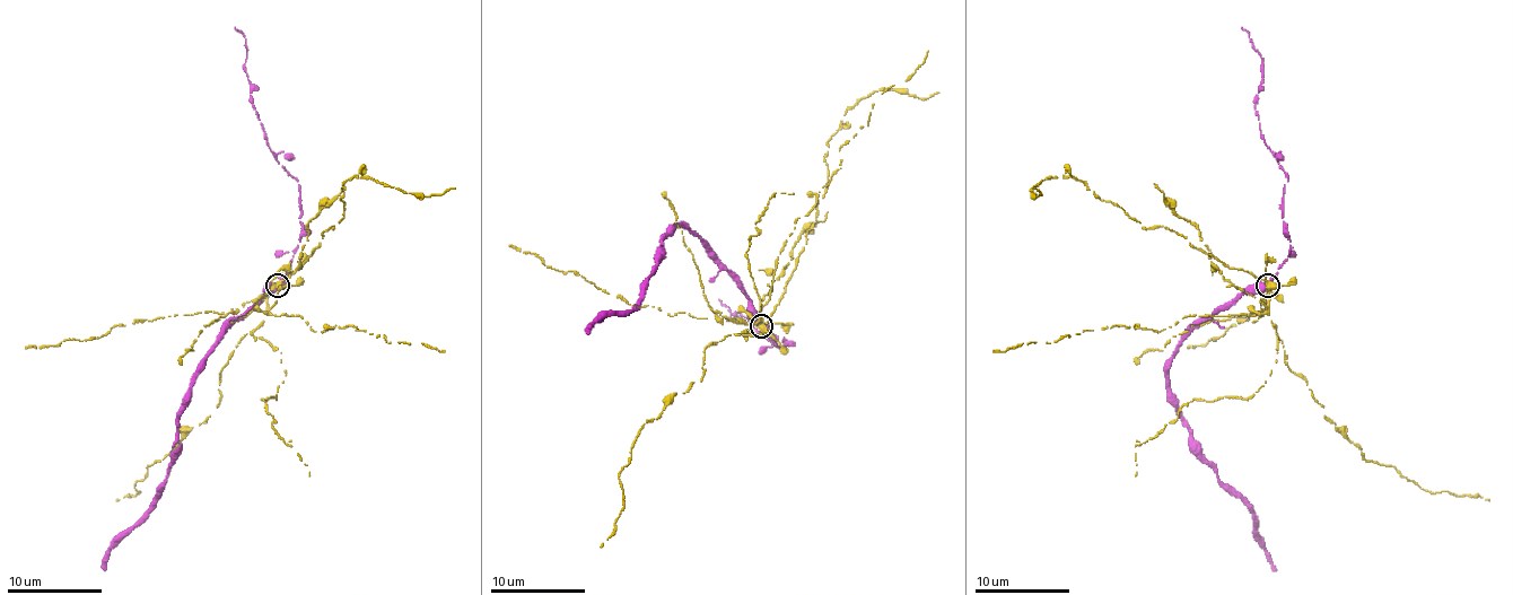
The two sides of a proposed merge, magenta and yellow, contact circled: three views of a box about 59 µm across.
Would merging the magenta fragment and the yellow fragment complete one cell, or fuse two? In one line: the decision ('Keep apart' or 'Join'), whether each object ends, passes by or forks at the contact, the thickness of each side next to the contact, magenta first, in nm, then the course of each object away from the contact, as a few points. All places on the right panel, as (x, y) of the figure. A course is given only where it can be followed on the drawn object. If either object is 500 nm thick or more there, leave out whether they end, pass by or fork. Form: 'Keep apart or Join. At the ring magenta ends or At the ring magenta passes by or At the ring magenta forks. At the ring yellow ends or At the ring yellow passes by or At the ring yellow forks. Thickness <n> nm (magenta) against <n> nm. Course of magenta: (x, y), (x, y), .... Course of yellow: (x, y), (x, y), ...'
Keep apart. At the ring magenta forks. At the ring yellow forks. Thickness 320 nm (magenta) against 360 nm. Course of magenta: (1266, 286), (1221, 305), (1181, 342), (1169, 361), (1169, 400), (1190, 447), (1254, 519), (1254, 539), (1275, 570). Course of yellow: (1268, 286), (1270, 321), (1285, 364), (1304, 378), (1335, 428), (1367, 461), (1393, 465), (1434, 493), (1488, 501)

